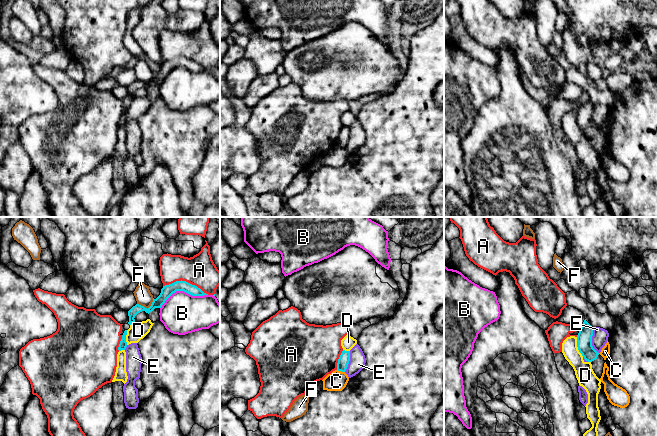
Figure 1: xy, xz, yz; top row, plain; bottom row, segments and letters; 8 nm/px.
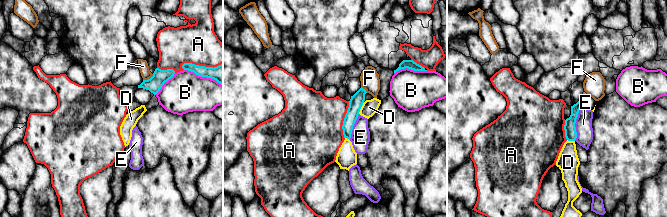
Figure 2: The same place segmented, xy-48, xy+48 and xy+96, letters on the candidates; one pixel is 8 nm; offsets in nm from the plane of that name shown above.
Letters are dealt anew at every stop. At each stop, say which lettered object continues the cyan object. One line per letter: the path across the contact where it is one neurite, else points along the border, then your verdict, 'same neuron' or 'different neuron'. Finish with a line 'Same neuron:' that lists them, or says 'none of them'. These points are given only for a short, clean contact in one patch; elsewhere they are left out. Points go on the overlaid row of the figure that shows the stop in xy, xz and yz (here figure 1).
A: different neuron
B: different neuron
C: border along xz (337, 369), (344, 372); different neuron
D: border along yz (576, 337), (577, 349), (583, 356); different neuron
E: border along yz (592, 328), (592, 347), (598, 353); different neuron
F: border along xy (153, 298), (153, 301), (147, 308), (137, 303); different neuron
Same neuron: none of them

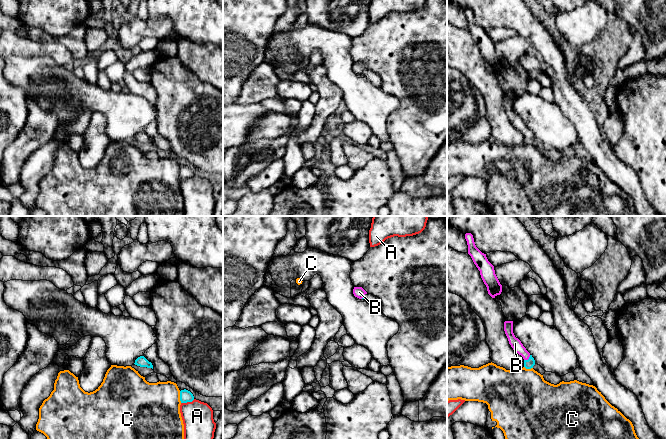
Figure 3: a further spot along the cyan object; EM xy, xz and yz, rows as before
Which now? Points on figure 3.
A: different neuron
B: runs through yz (528, 364), (528, 359), (515, 343); same neuron
C: different neuron
Same neuron: B

